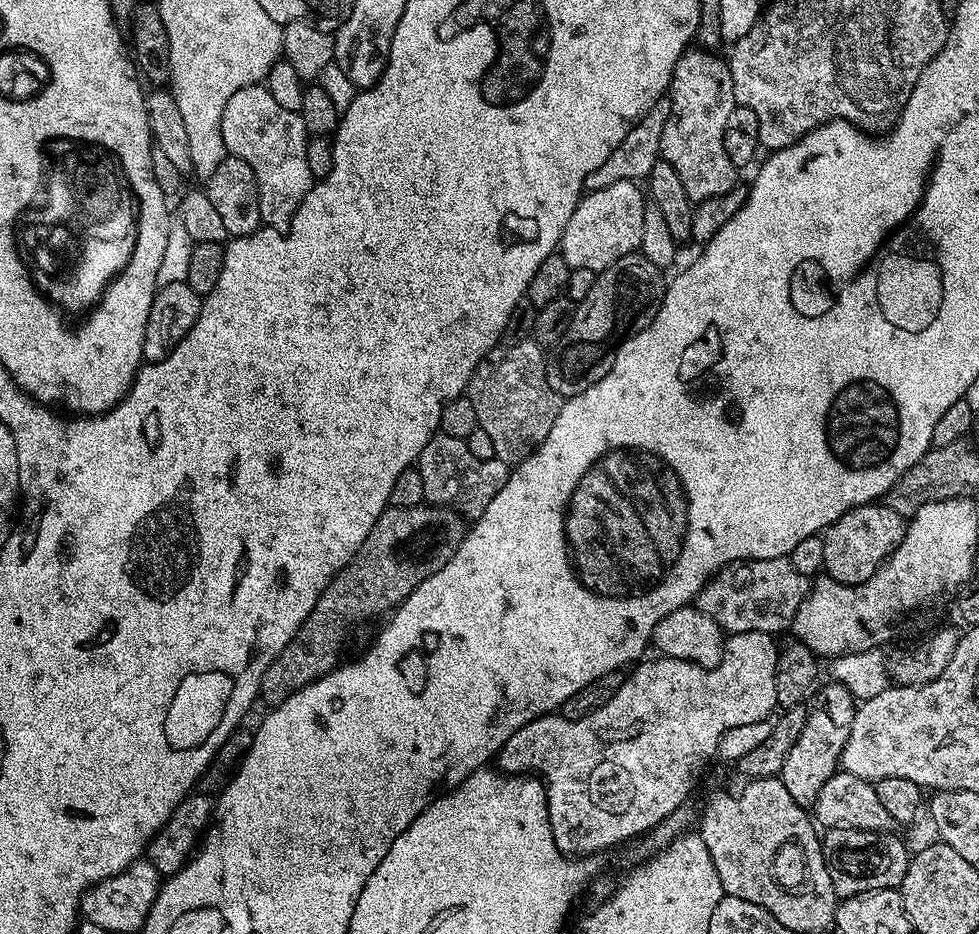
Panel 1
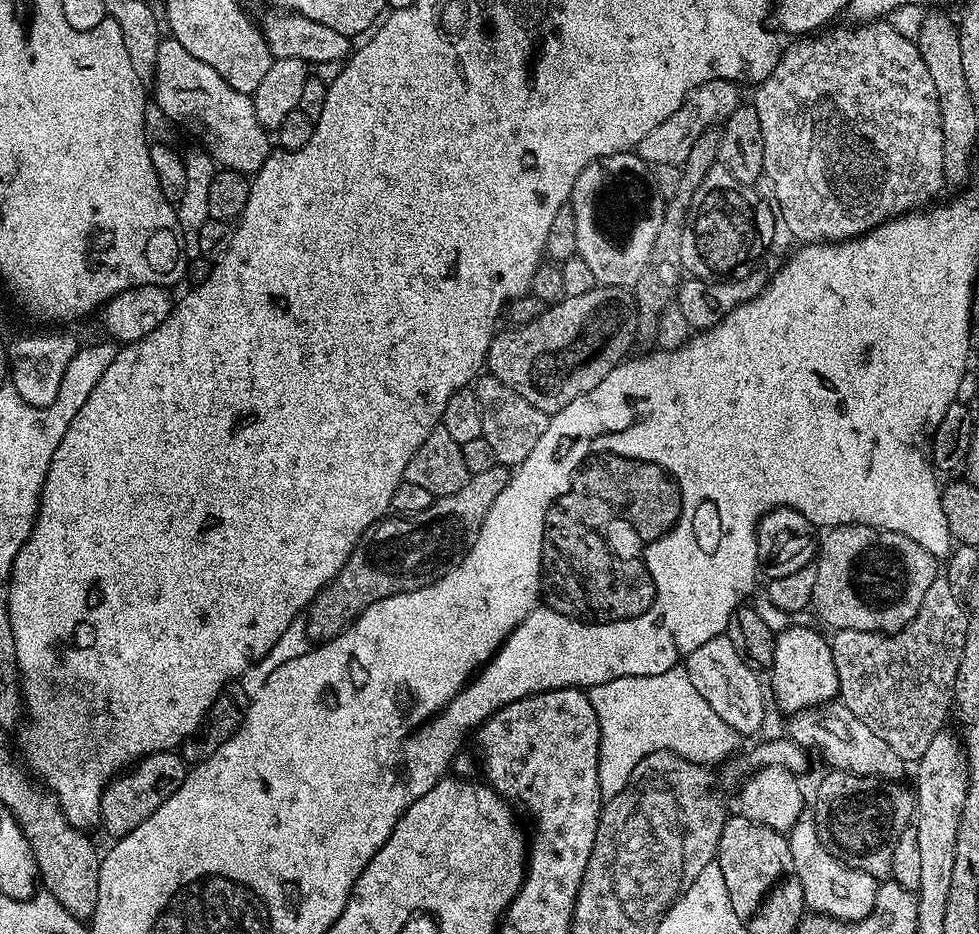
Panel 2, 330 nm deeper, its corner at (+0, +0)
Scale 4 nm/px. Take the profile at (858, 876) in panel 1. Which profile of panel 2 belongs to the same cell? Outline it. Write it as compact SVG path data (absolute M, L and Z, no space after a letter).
M832 770L829 776L820 780L816 788L816 829L820 841L843 864L862 870L877 878L884 878L892 871L892 855L894 846L902 834L902 830L913 823L916 810L916 797L911 787L903 788L903 783L886 780L878 776L857 776L854 773Z

